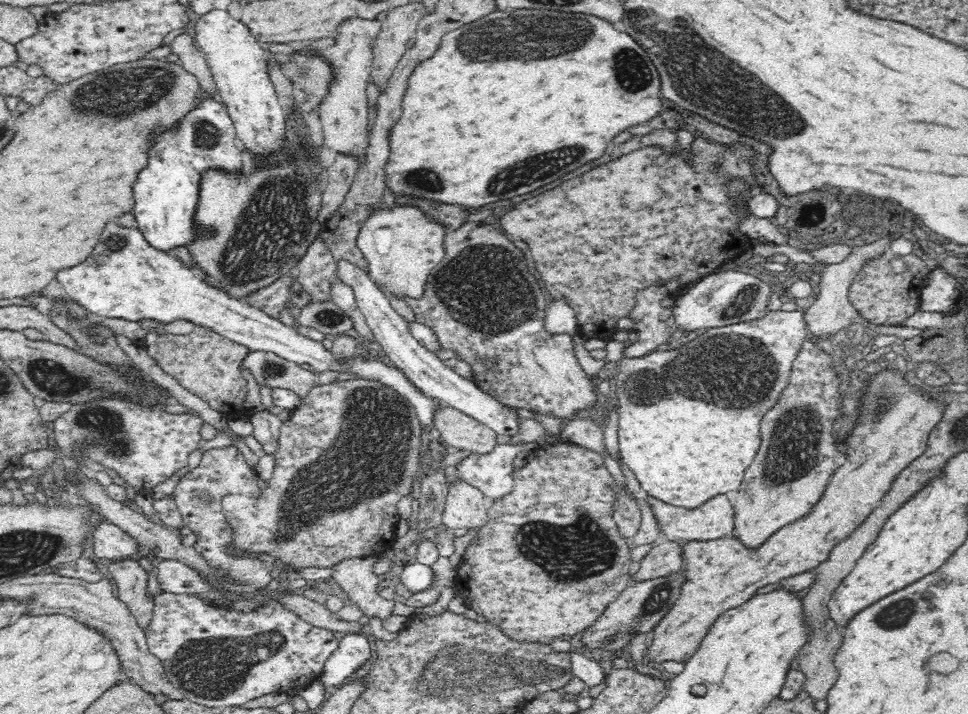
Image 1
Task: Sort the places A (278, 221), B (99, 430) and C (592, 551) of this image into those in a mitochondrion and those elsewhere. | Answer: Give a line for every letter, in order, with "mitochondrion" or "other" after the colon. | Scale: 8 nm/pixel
A: mitochondrion
B: mitochondrion
C: mitochondrion

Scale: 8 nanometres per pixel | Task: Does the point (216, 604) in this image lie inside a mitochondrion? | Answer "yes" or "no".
no

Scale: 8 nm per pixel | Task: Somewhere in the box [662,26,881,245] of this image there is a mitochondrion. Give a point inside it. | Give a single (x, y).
(811, 212)

